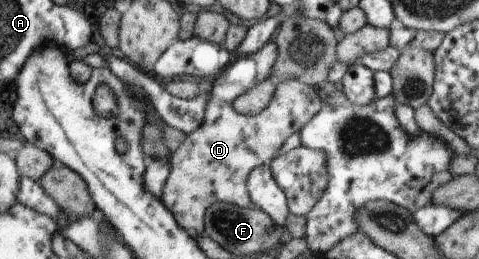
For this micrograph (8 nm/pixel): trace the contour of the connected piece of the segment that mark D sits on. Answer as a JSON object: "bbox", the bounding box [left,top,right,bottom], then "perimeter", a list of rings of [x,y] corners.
{"bbox":[161,40,321,238],"perimeter":[[[273,40],[253,54],[238,57],[236,61],[232,61],[221,73],[219,73],[212,82],[208,91],[209,98],[205,104],[203,123],[197,130],[186,135],[185,140],[177,150],[170,154],[170,172],[166,179],[165,186],[161,190],[161,202],[170,210],[171,216],[178,222],[179,228],[186,230],[190,237],[199,238],[204,234],[205,216],[209,208],[219,203],[231,203],[237,207],[246,208],[252,206],[249,198],[249,190],[246,186],[246,180],[249,178],[250,172],[263,162],[269,162],[279,146],[285,142],[287,136],[300,132],[303,126],[321,110],[321,100],[317,98],[315,90],[305,86],[301,81],[286,80],[275,86],[275,92],[271,96],[271,100],[261,112],[255,115],[243,115],[235,112],[231,102],[241,96],[243,92],[255,88],[261,80],[265,80],[272,72],[275,60],[278,57],[277,46]]]}

